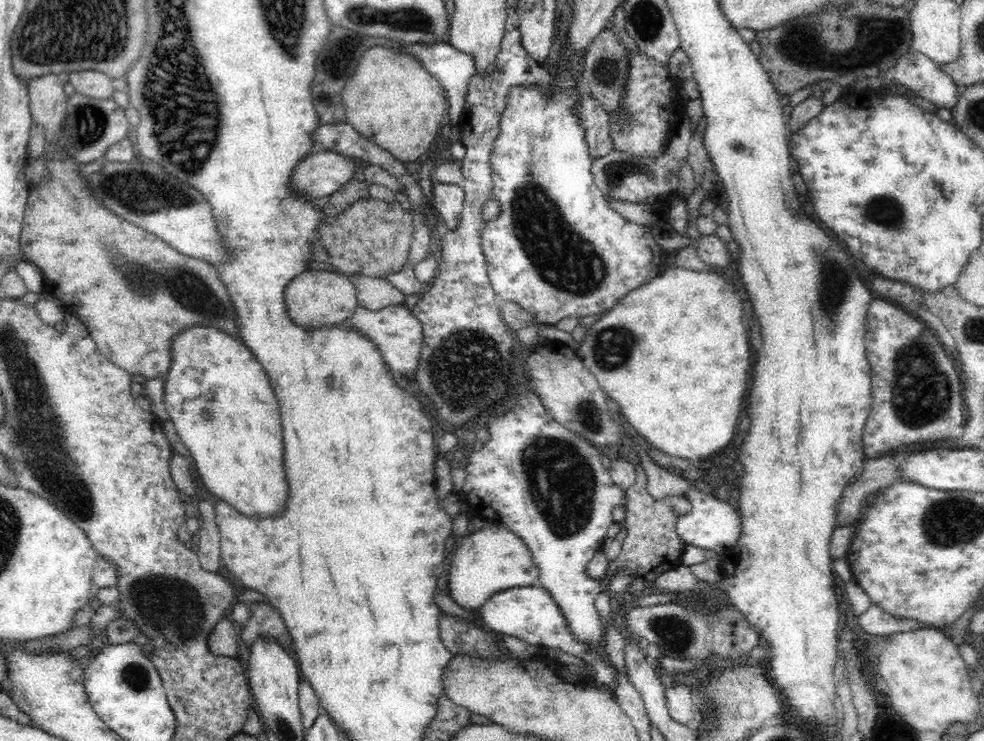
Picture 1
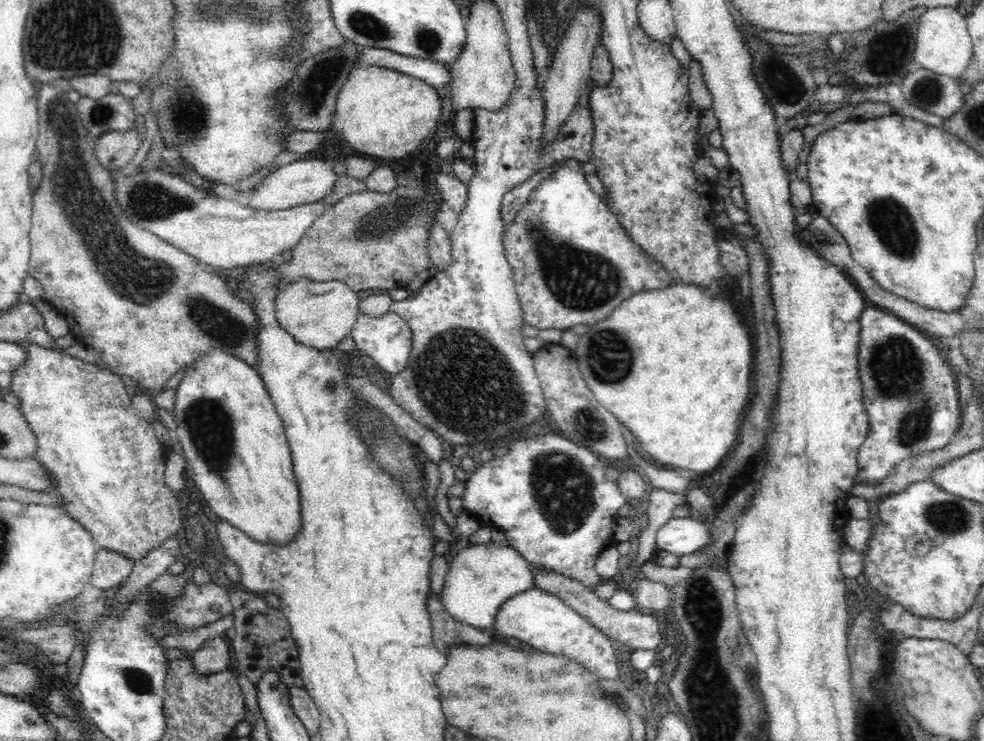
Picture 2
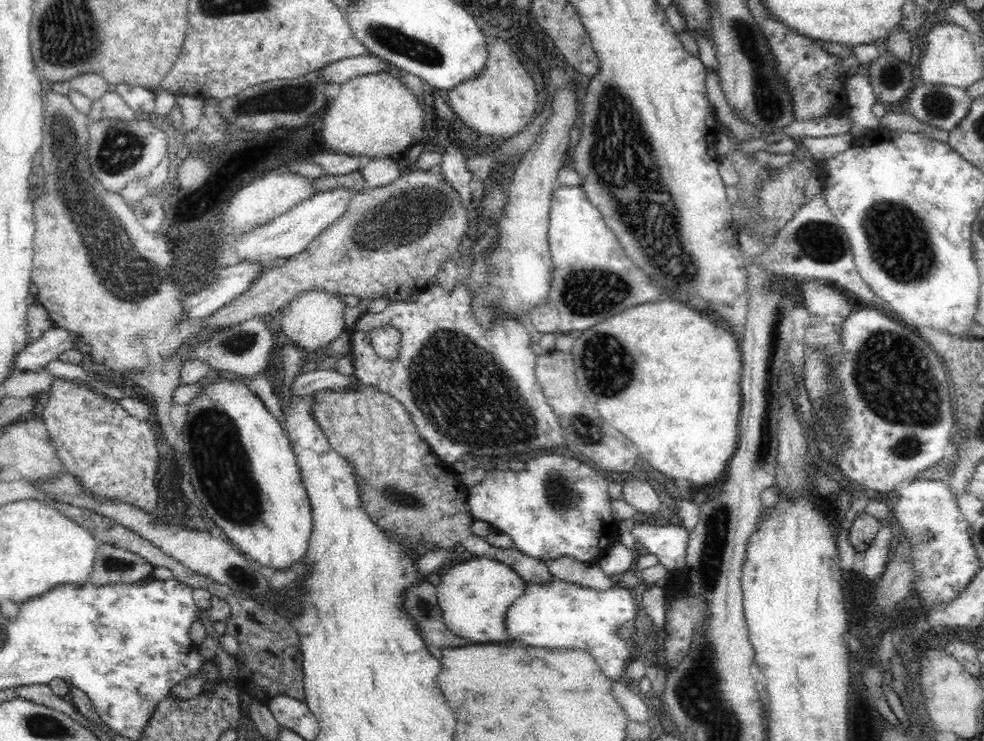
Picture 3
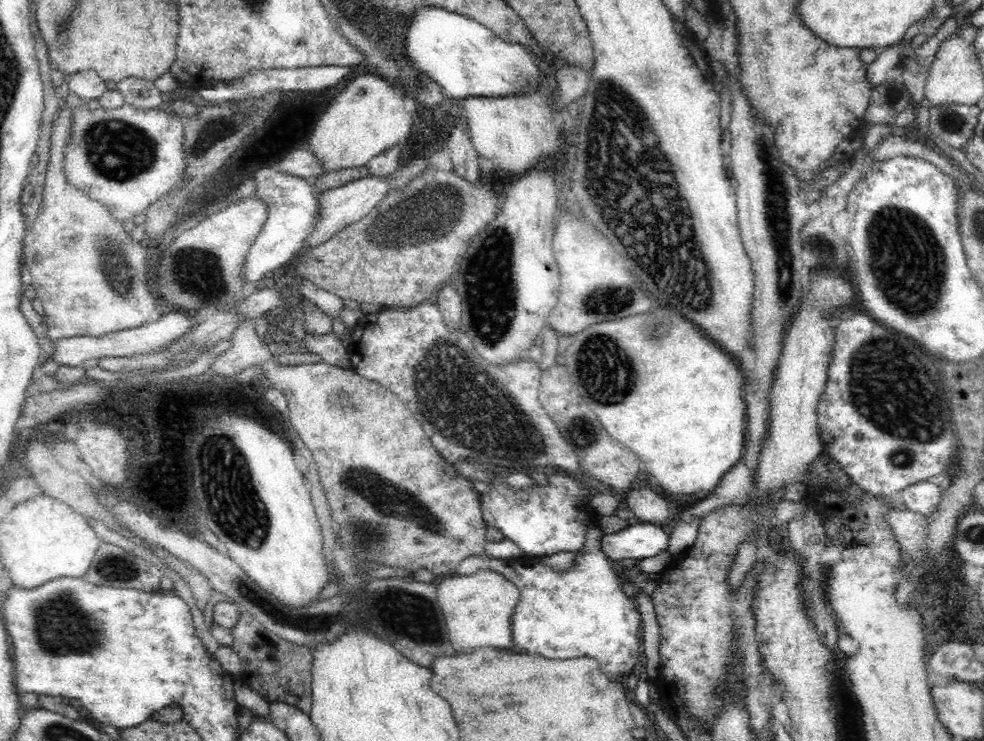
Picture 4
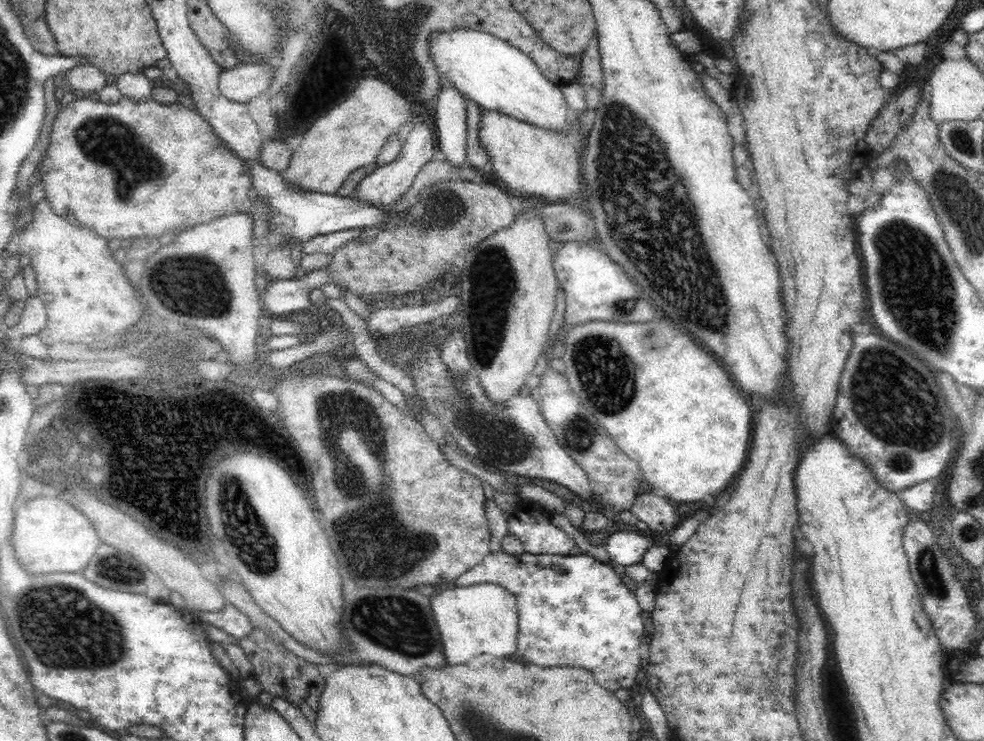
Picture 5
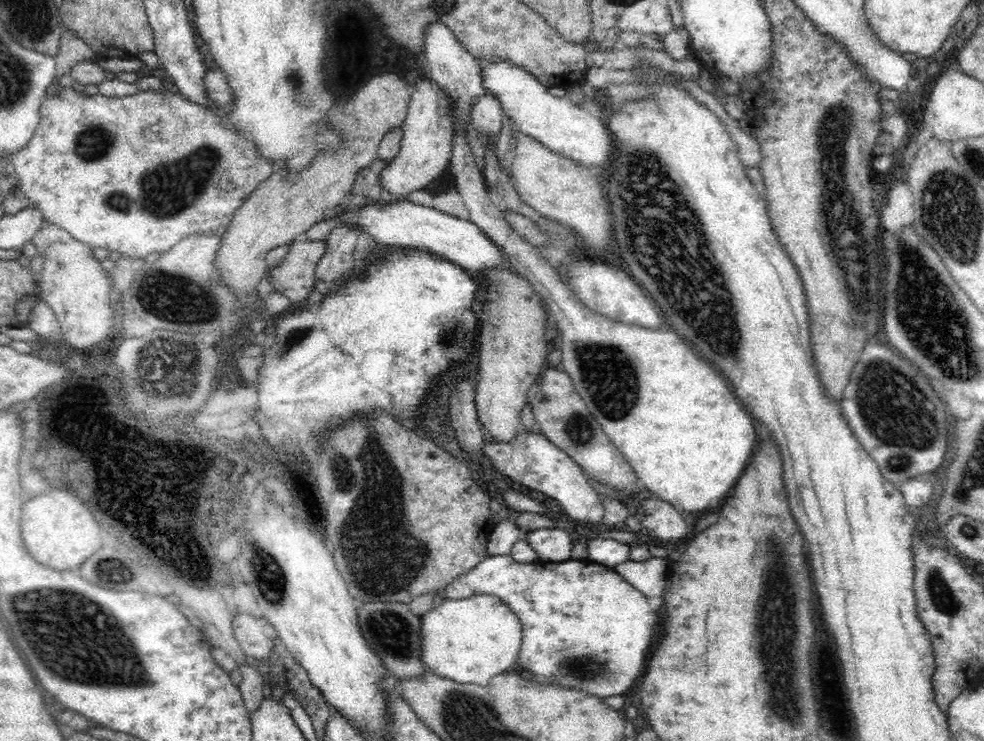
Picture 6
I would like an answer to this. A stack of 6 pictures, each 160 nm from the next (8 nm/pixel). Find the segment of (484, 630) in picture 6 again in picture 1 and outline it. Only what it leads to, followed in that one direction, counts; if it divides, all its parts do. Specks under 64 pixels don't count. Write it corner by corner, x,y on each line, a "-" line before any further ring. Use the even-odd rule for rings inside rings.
490,522
483,529
486,530
459,539
454,548
456,554
448,568
448,596
461,610
472,613
482,609
494,594
516,587
535,586
539,578
538,569
524,541
500,522

